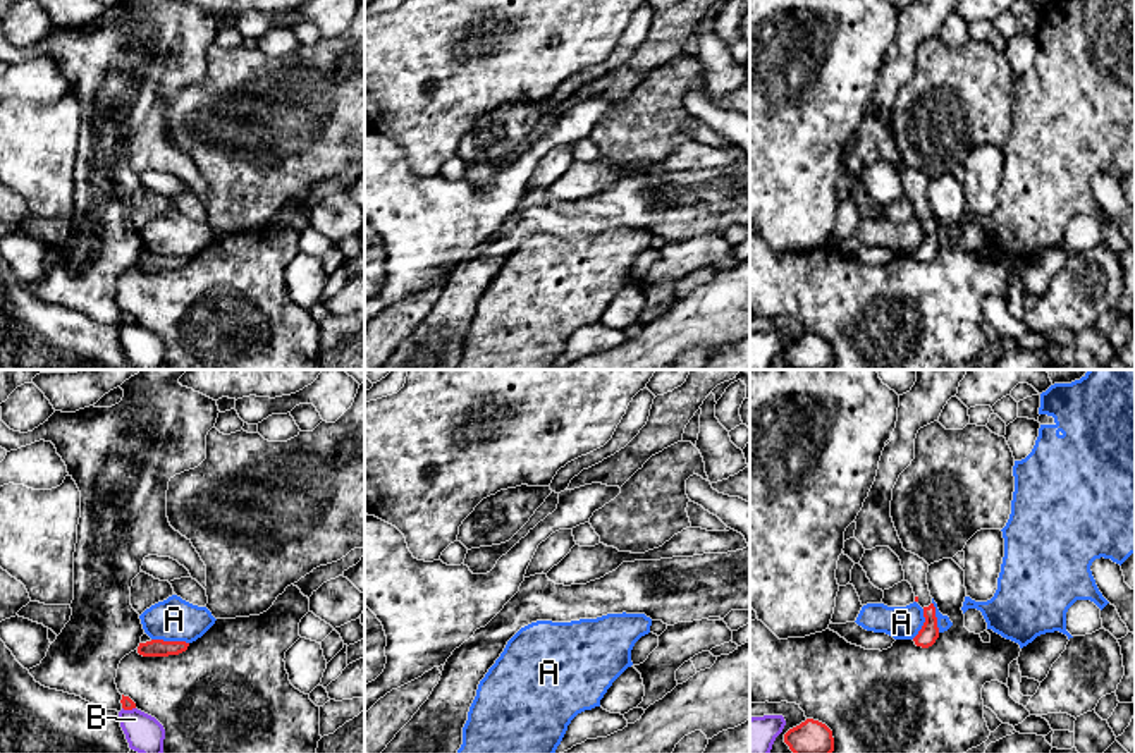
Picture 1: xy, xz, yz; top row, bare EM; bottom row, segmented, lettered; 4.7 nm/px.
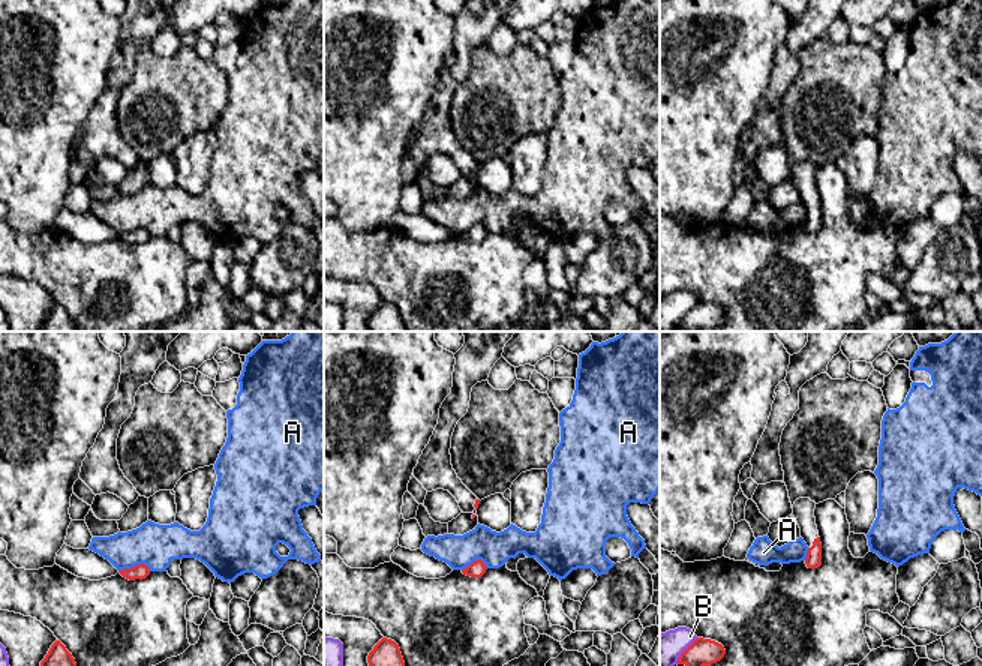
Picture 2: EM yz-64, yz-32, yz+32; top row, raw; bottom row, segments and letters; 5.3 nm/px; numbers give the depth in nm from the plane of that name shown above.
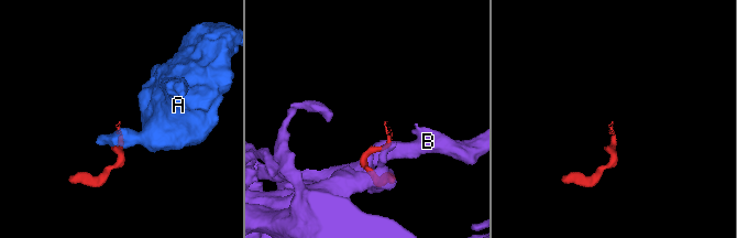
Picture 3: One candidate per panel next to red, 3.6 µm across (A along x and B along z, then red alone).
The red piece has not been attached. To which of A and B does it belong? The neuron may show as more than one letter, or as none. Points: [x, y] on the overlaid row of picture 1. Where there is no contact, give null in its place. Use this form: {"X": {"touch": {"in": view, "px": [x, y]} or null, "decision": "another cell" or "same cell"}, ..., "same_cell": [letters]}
{"A": {"touch": {"in": "xy", "px": [171, 642]}, "decision": "another cell"}, "B": {"touch": {"in": "xy", "px": [129, 709]}, "decision": "another cell"}, "same_cell": []}

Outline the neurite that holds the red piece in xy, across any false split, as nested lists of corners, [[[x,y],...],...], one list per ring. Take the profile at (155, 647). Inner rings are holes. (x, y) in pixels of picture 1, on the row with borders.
[[[151,640],[146,643],[139,643],[138,653],[143,657],[169,657],[179,655],[186,652],[189,643],[186,641],[163,641],[163,640]]]

